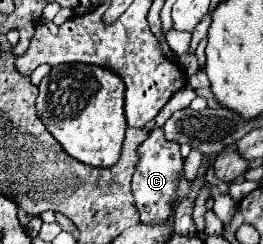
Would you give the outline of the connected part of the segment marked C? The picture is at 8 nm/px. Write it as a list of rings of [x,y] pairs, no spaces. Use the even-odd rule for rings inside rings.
[[[155,128],[151,136],[139,146],[139,164],[133,174],[131,190],[135,198],[135,208],[141,214],[141,222],[145,224],[165,224],[169,220],[169,210],[177,200],[177,180],[183,170],[183,158],[179,154],[179,144],[169,142],[163,136],[161,128]]]

